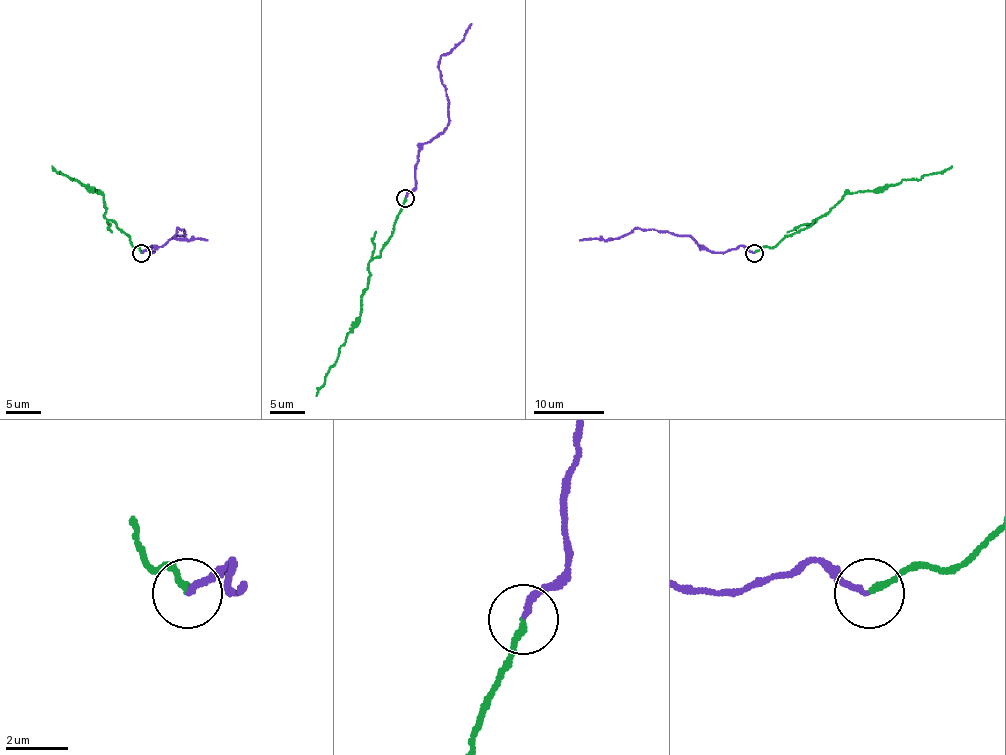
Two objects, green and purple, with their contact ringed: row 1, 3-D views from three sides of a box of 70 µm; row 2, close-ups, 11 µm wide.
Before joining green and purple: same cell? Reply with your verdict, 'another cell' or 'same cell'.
another cell

